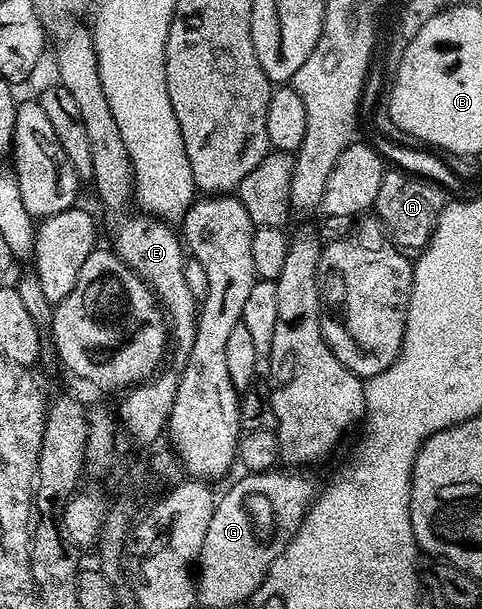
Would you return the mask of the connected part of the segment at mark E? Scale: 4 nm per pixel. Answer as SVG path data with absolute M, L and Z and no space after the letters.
M82 26L79 29L72 30L71 34L67 34L67 38L62 40L61 43L58 43L55 48L56 57L58 60L59 66L59 78L60 78L60 87L63 87L67 90L67 94L71 94L71 99L75 101L75 106L79 109L79 114L83 118L83 127L87 130L87 139L91 142L91 166L93 167L93 174L91 177L91 183L97 187L97 196L101 199L101 204L105 208L110 208L111 211L117 212L113 217L109 220L109 232L113 235L113 244L111 243L112 251L116 252L117 256L123 263L127 265L128 268L134 268L137 271L137 275L141 277L142 280L145 281L146 284L149 285L150 288L153 289L158 301L167 309L168 319L171 321L171 336L175 341L177 340L177 349L172 349L171 352L171 360L173 356L173 368L168 368L168 366L162 367L160 371L158 371L156 376L152 376L149 380L146 380L143 384L138 384L126 391L124 393L125 396L121 400L121 420L119 416L119 424L126 428L127 431L130 432L131 435L134 436L135 439L138 440L141 444L149 444L152 440L162 439L163 433L166 431L167 425L169 423L169 415L171 414L171 406L175 402L175 394L177 393L177 387L179 386L179 382L181 381L181 371L185 368L185 363L187 362L187 358L191 354L191 346L193 345L193 339L195 338L195 330L197 329L195 323L195 317L199 311L198 301L194 300L193 295L191 294L191 290L187 290L187 282L183 278L183 270L185 269L185 262L187 259L186 249L183 247L183 240L180 235L177 236L172 232L170 225L168 223L162 222L154 217L145 215L144 212L140 210L132 210L133 212L125 212L129 208L131 208L131 201L134 199L135 193L133 190L133 167L131 166L131 158L127 154L127 145L123 142L123 134L119 134L119 125L115 122L115 114L111 114L111 105L107 103L107 94L103 94L103 82L99 78L99 62L97 61L97 55L95 54L95 50L93 49L93 33L90 31L88 27Z

